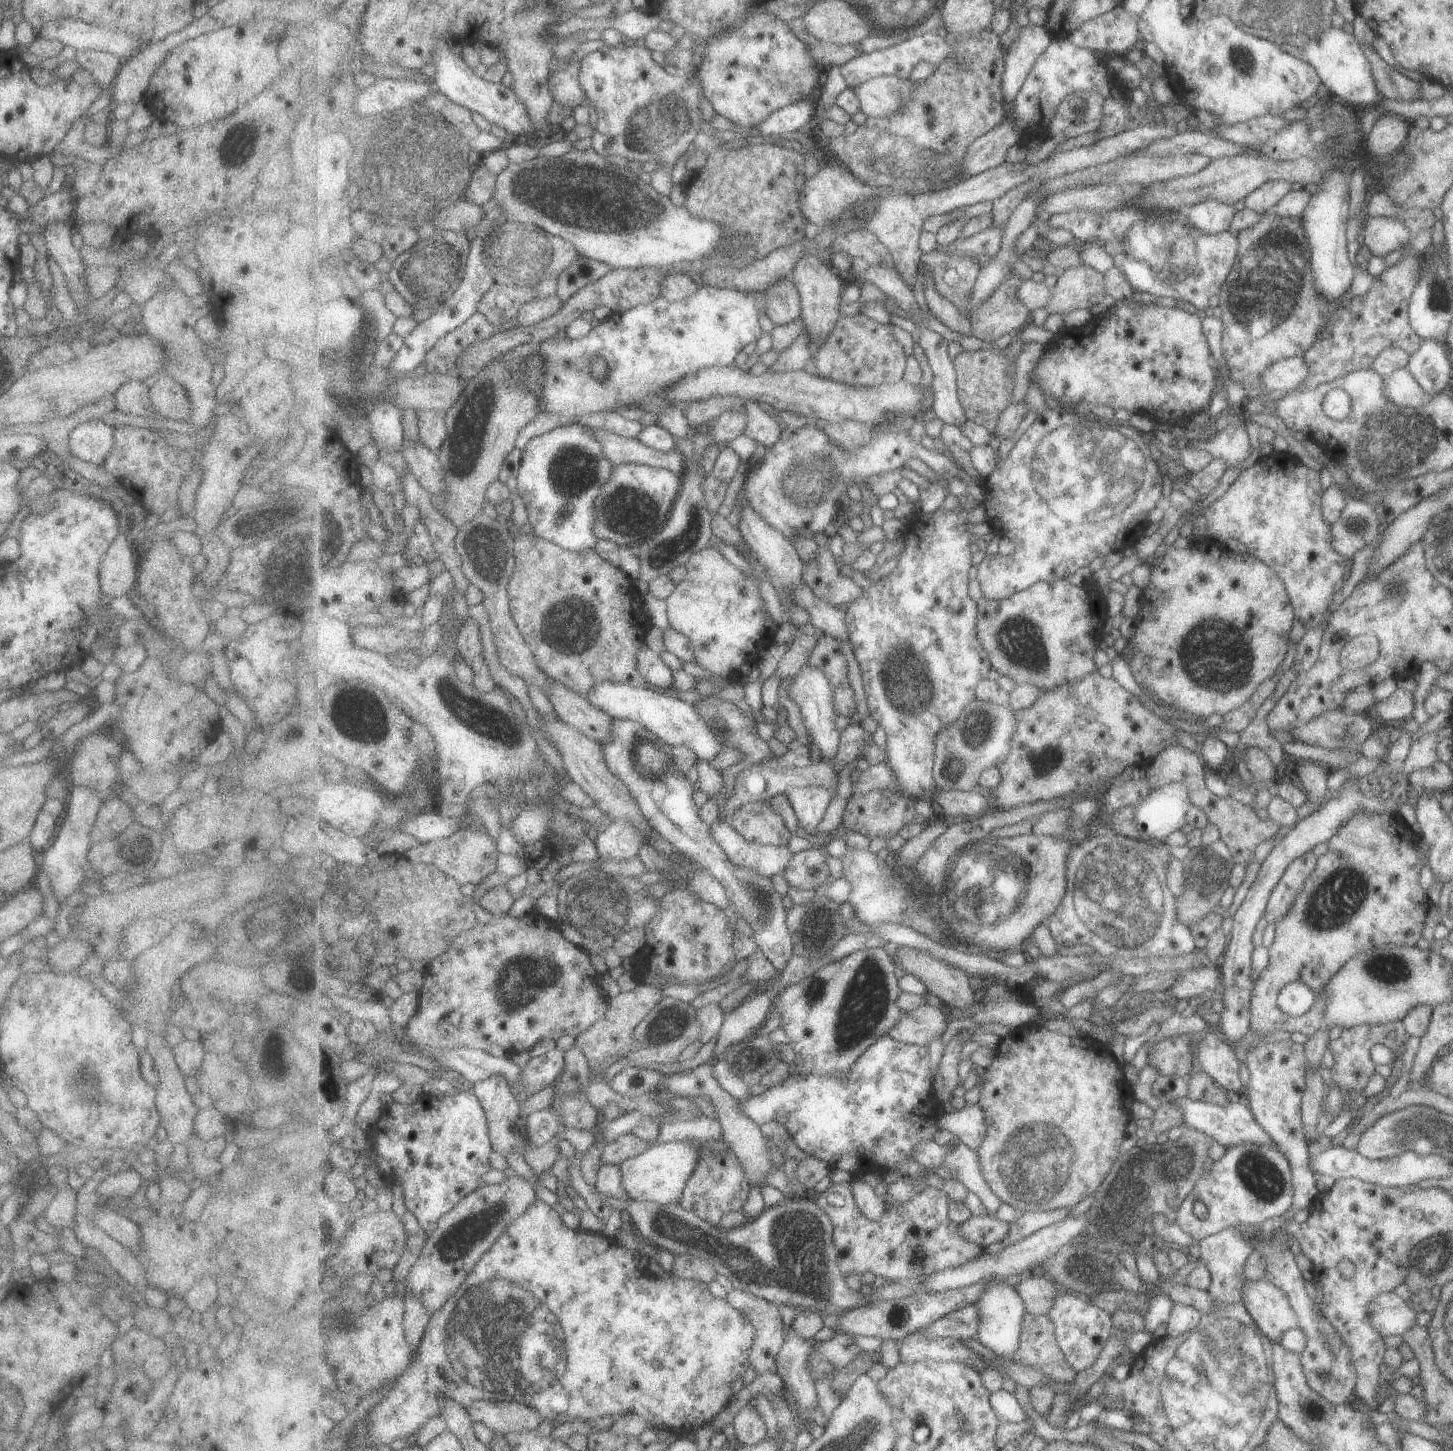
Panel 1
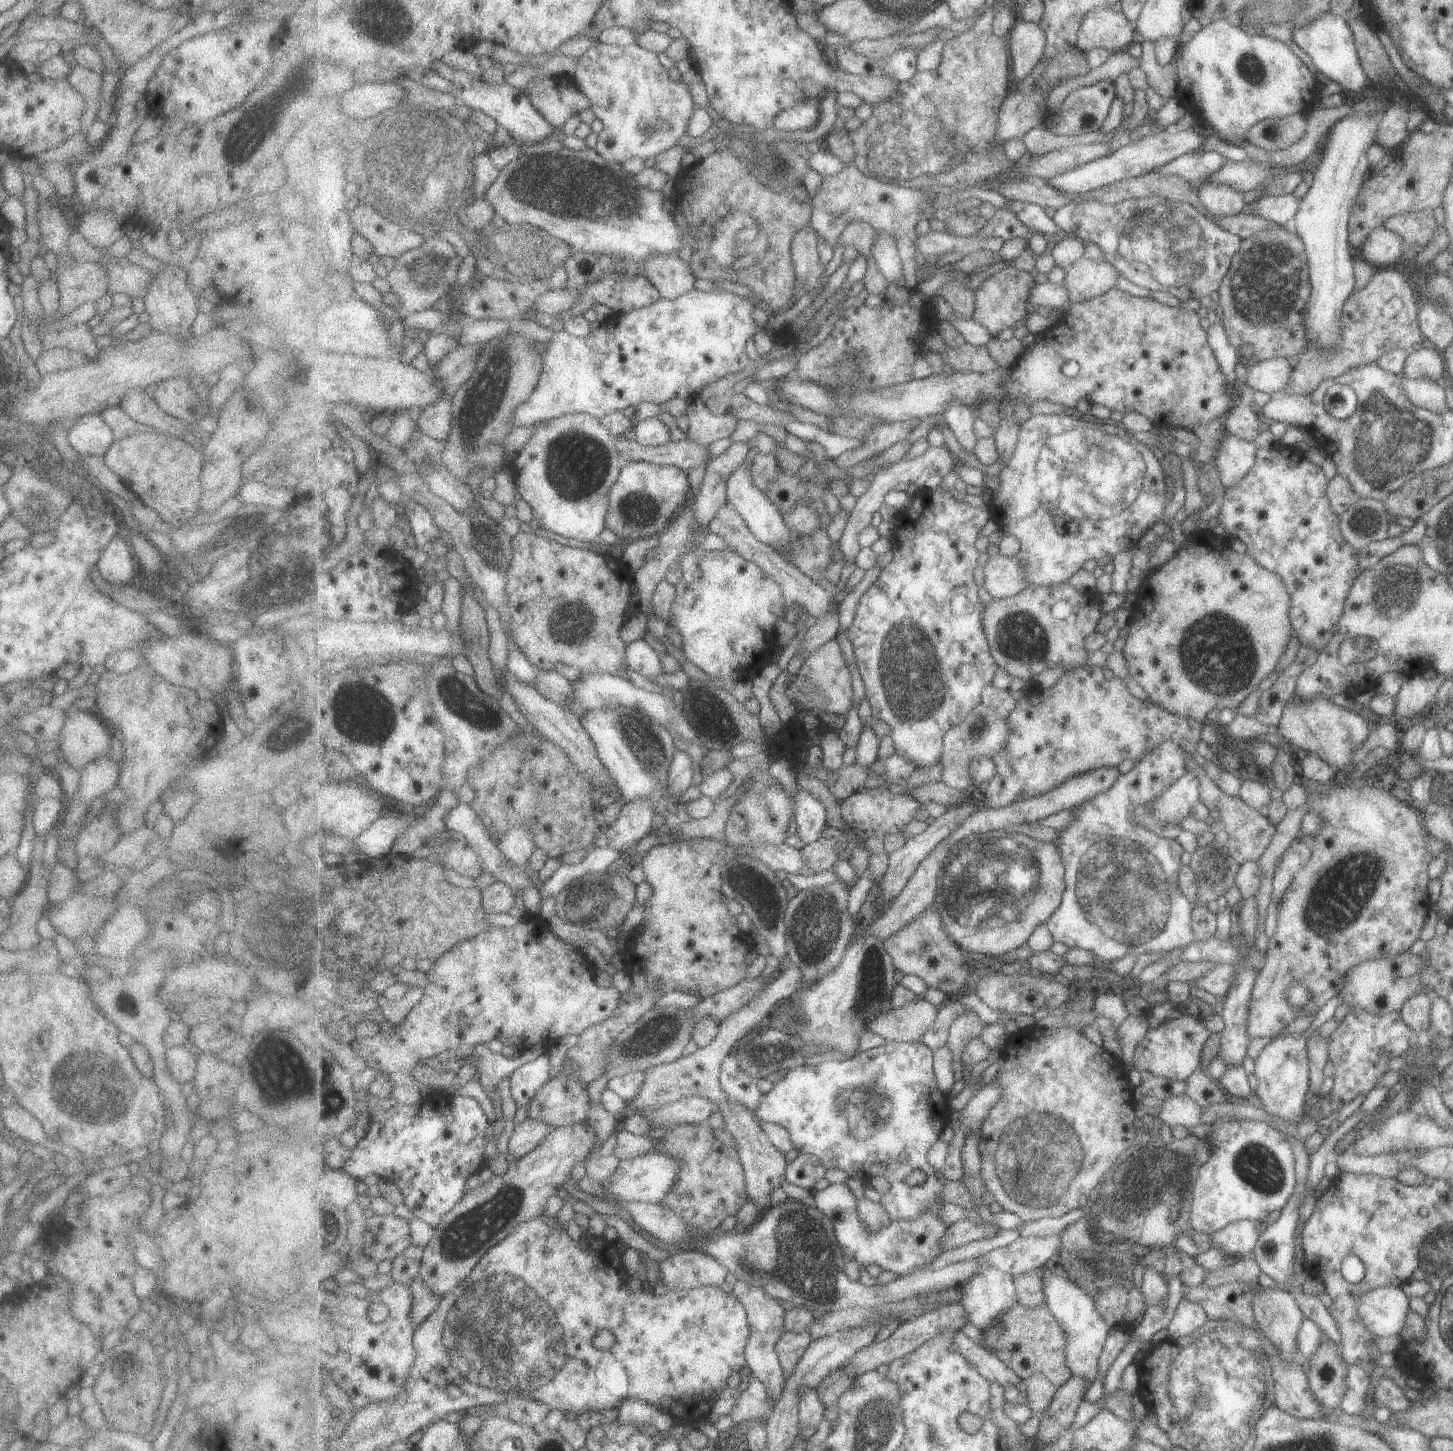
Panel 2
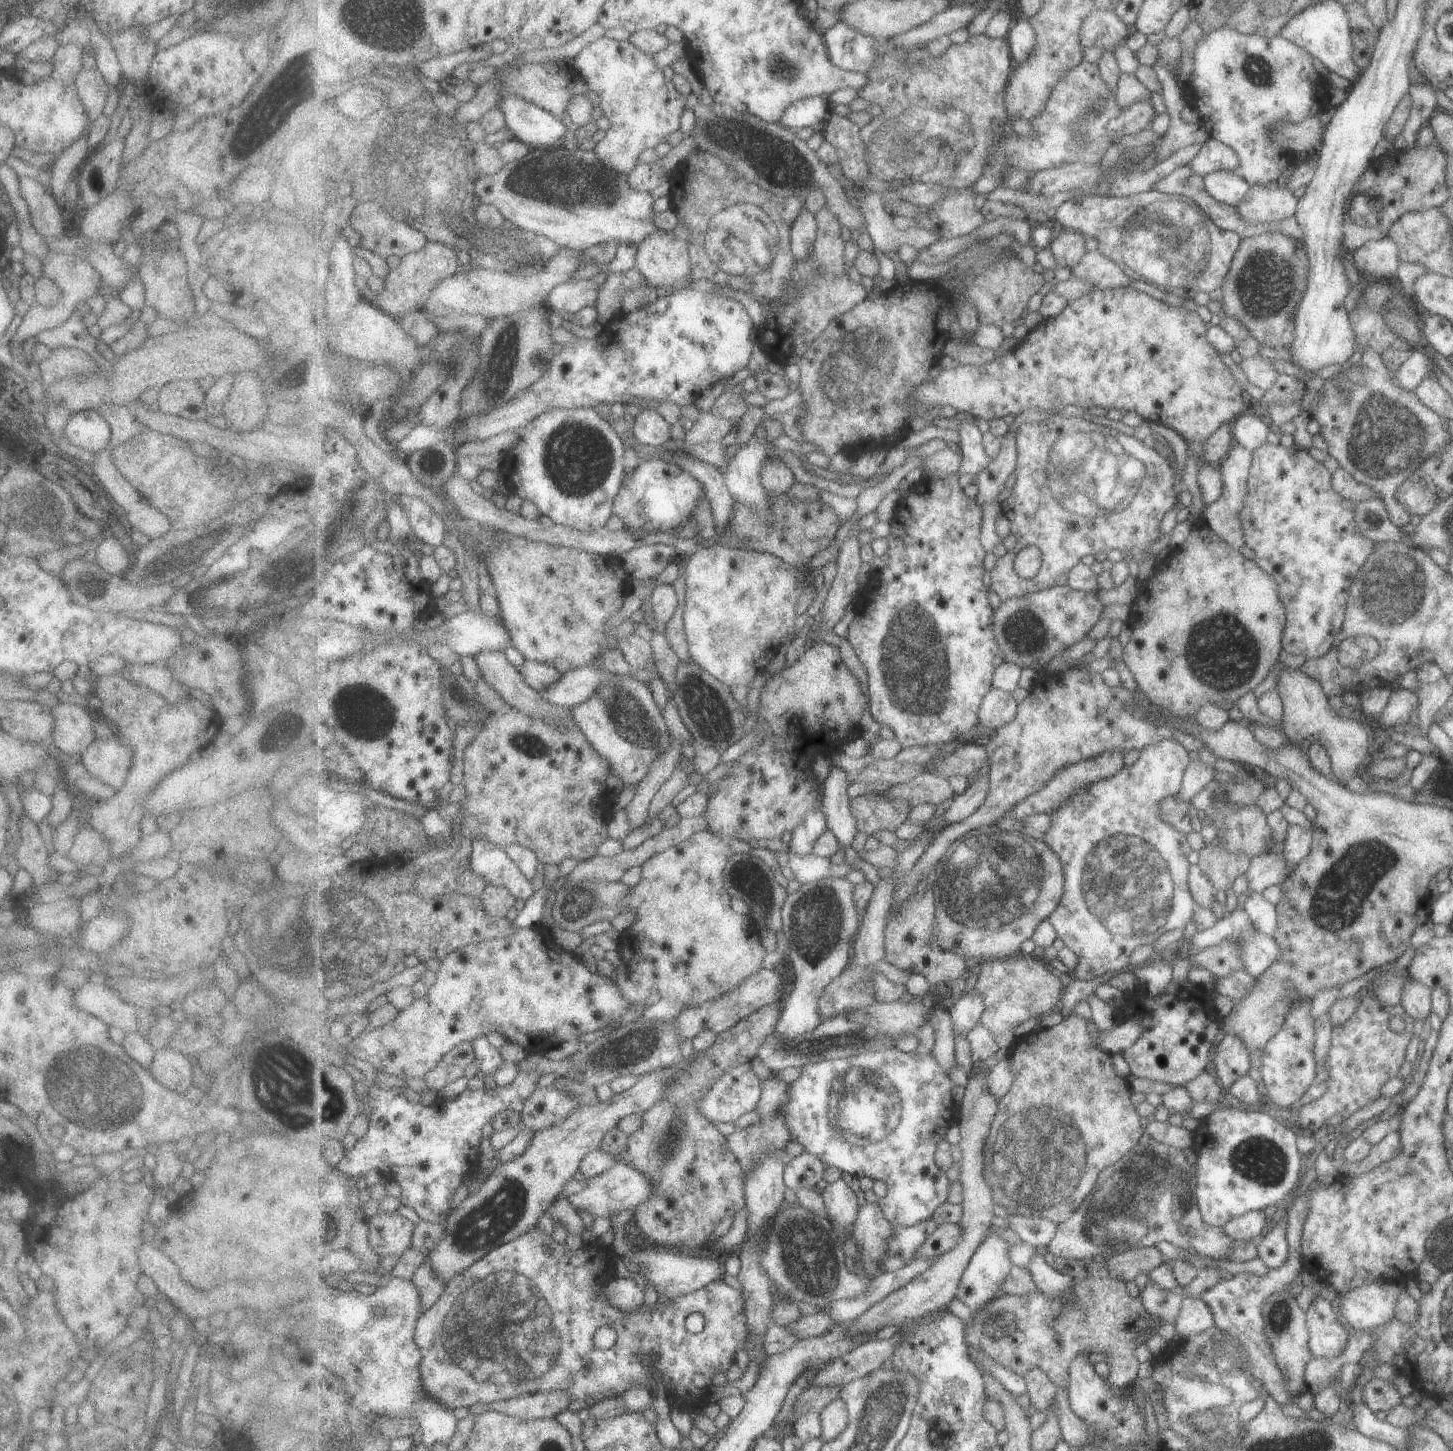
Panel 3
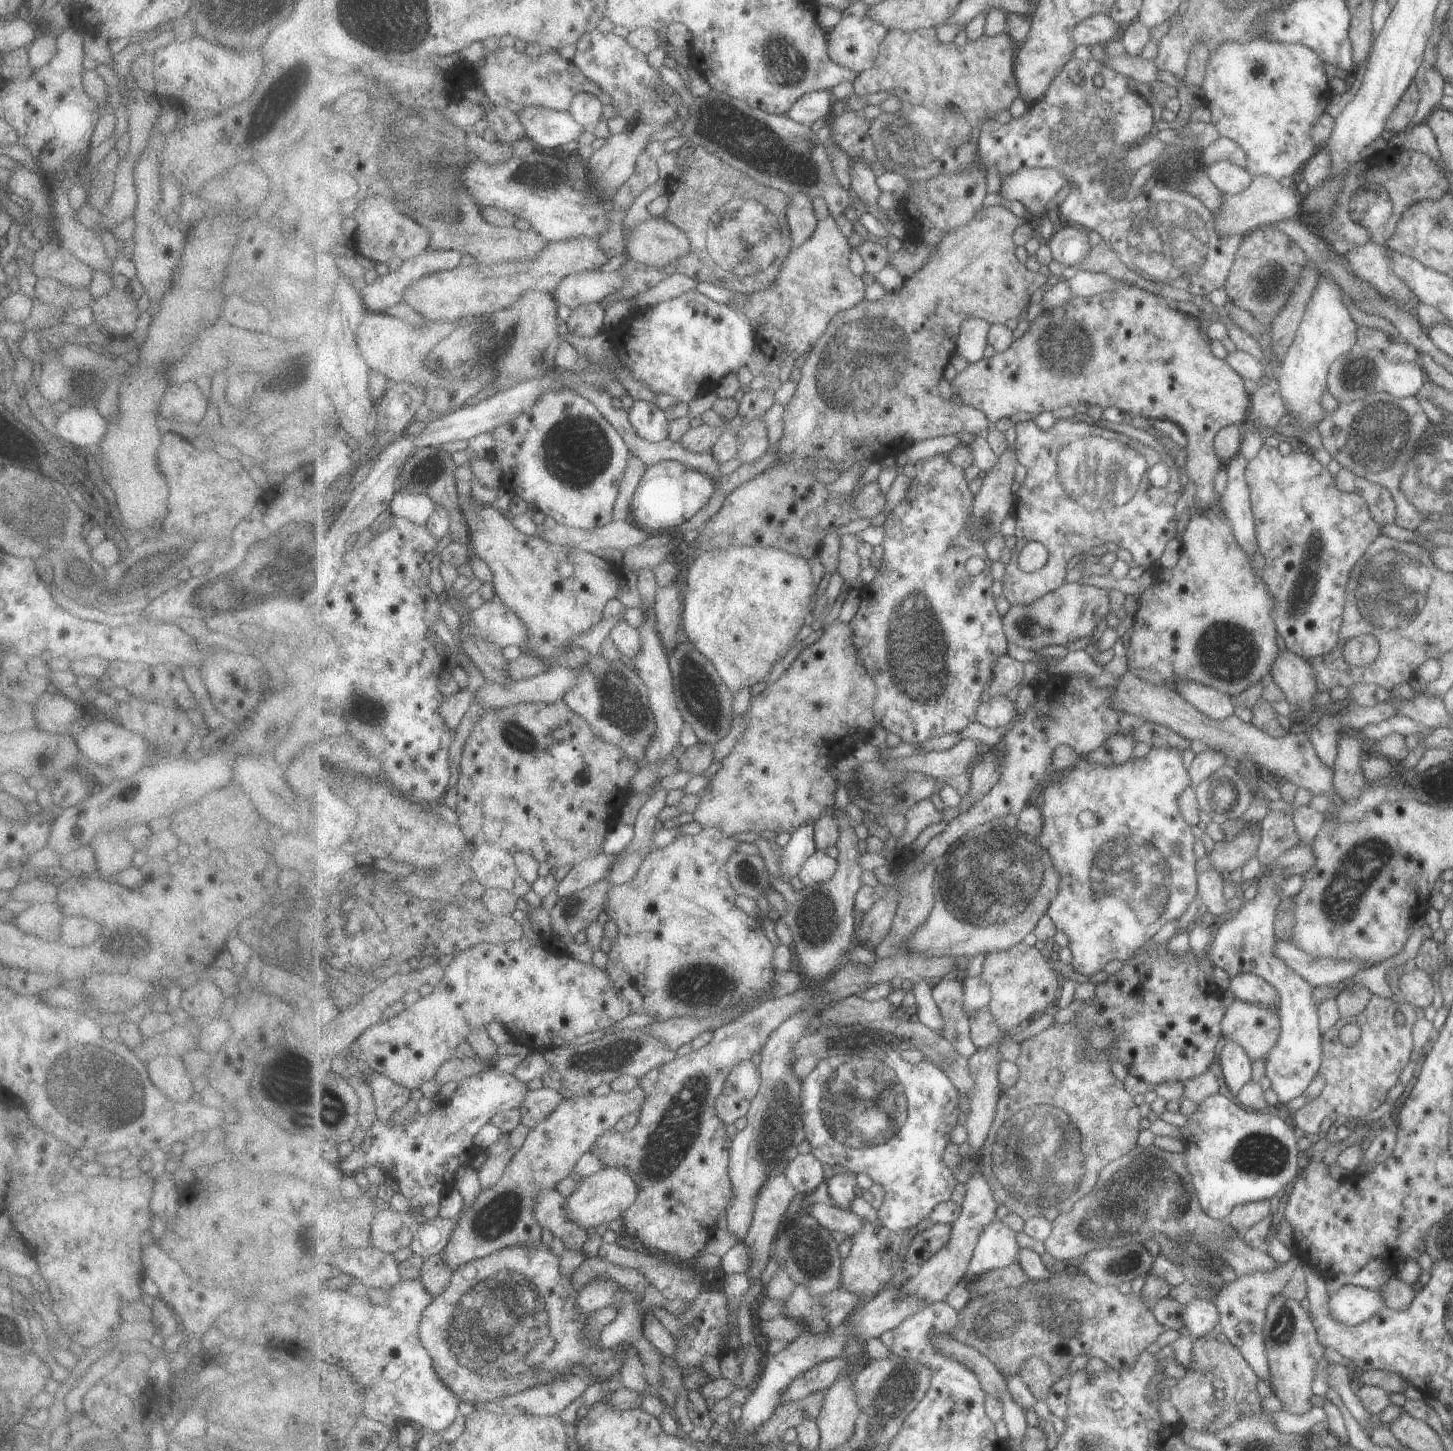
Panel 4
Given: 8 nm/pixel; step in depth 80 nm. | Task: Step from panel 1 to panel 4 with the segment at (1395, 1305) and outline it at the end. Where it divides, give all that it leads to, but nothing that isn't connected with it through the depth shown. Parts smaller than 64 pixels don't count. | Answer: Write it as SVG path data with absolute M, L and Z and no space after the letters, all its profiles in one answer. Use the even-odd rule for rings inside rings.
M1347 1284L1327 1295L1331 1316L1345 1325L1360 1324L1386 1307L1379 1289Z

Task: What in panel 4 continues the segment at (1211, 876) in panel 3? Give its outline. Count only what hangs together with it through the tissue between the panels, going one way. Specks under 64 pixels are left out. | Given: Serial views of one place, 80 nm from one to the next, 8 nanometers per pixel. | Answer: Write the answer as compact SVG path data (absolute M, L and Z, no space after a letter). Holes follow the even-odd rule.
M1252 821L1234 838L1217 842L1215 849L1208 852L1212 869L1220 871L1223 876L1224 870L1231 873L1235 868L1243 867L1257 853L1261 843L1261 828L1261 821Z

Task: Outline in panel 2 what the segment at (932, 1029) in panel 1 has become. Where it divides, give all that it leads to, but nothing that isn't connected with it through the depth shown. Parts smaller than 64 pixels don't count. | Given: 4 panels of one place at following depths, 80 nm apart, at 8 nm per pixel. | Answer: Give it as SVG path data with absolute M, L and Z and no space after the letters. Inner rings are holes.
M920 1000L894 1007L894 1010L882 1014L870 1028L885 1039L897 1042L923 1043L924 1034L937 1022L942 1005Z

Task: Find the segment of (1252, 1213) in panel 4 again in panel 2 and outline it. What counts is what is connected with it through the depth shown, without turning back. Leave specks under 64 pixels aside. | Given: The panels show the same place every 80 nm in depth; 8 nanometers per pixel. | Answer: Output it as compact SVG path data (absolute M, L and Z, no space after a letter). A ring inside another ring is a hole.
M1240 1220L1228 1224L1225 1228L1210 1236L1212 1248L1218 1249L1230 1257L1246 1258L1251 1256L1264 1224L1254 1220Z

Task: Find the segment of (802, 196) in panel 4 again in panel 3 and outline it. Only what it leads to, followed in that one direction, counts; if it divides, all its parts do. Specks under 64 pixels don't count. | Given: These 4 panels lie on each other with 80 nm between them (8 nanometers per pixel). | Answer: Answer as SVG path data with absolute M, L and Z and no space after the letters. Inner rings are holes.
M808 208L802 210L793 228L793 252L797 264L810 258L812 248L819 236L819 221L816 214L812 214Z

